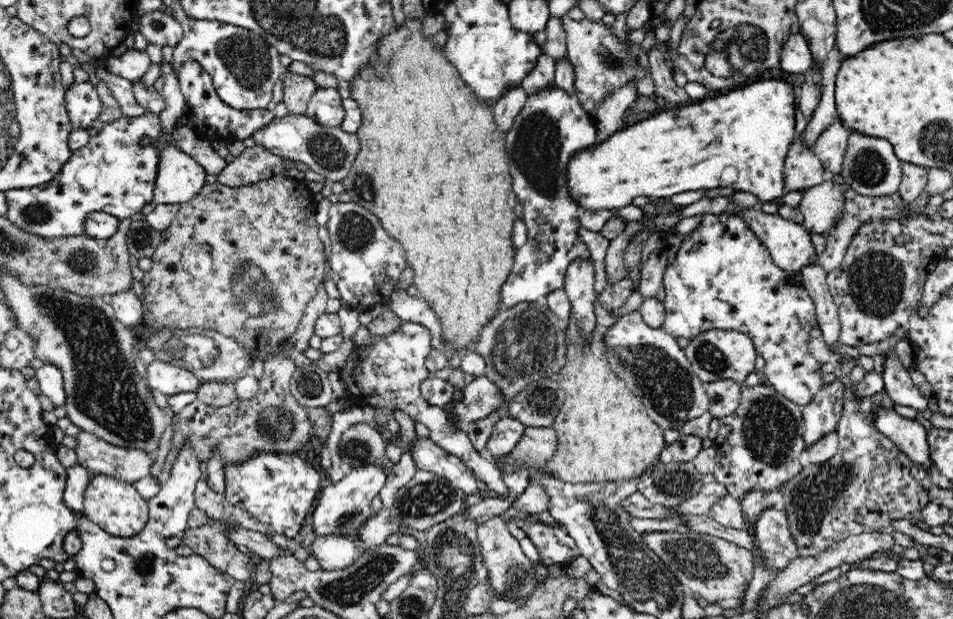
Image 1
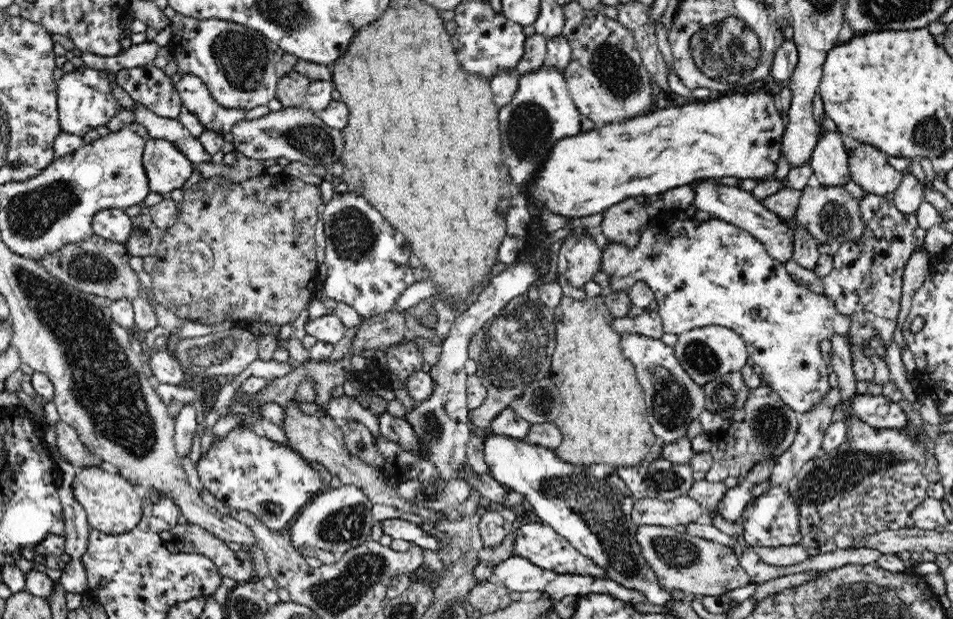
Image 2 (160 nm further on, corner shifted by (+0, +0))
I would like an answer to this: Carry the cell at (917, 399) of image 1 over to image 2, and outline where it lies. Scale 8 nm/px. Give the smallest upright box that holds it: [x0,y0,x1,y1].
[823,193,924,403]

